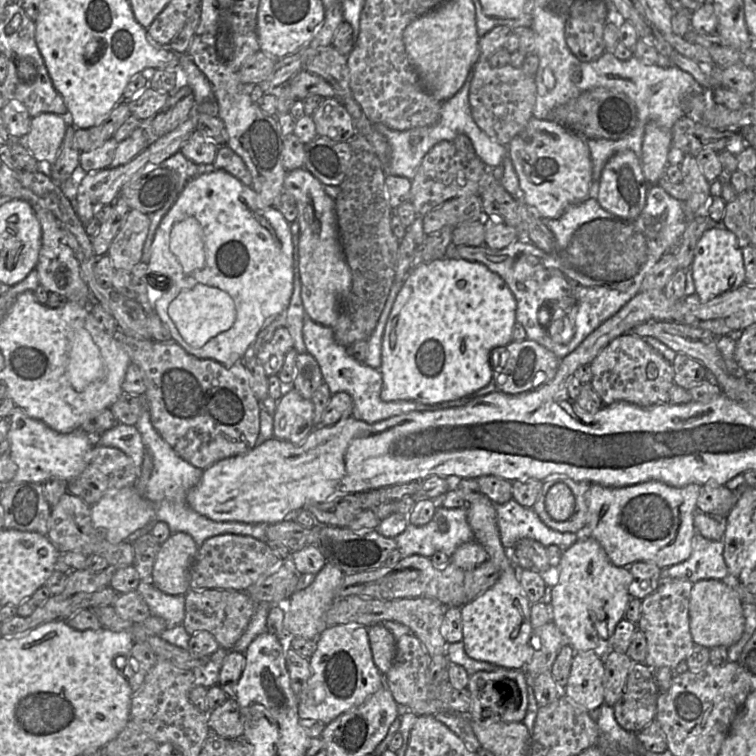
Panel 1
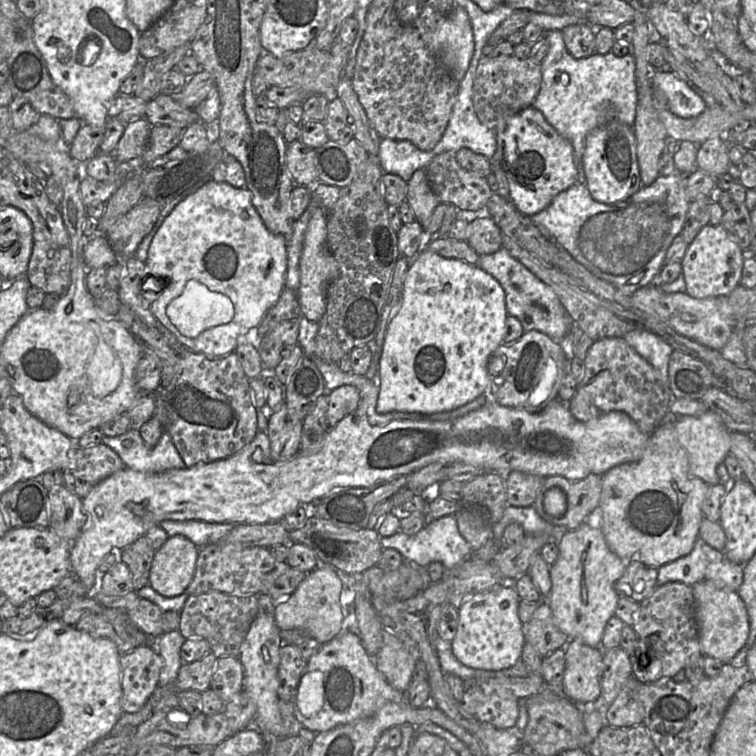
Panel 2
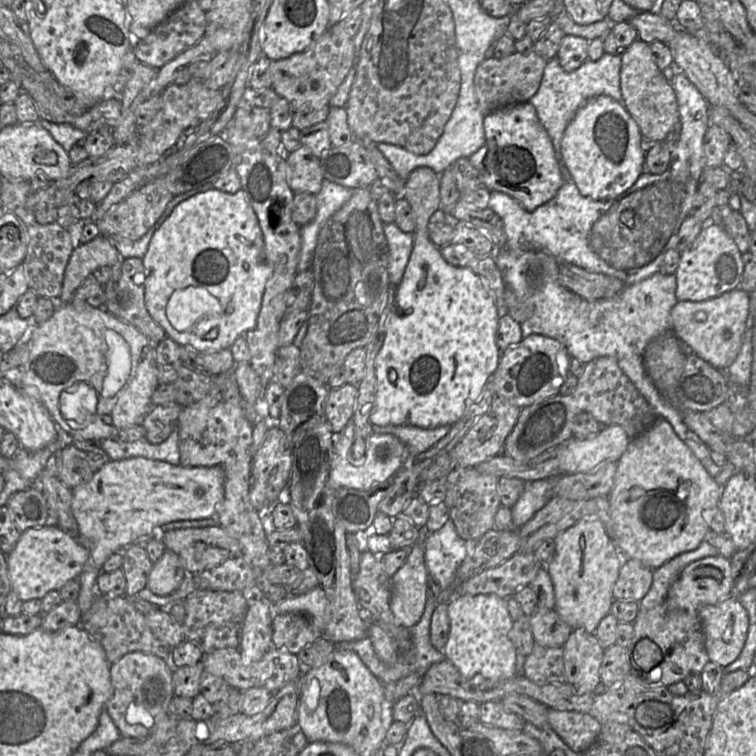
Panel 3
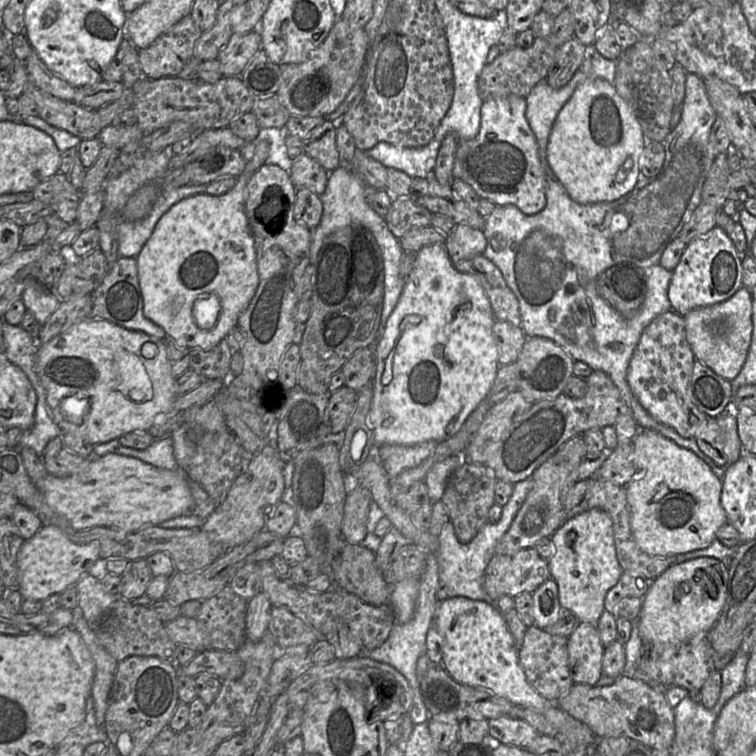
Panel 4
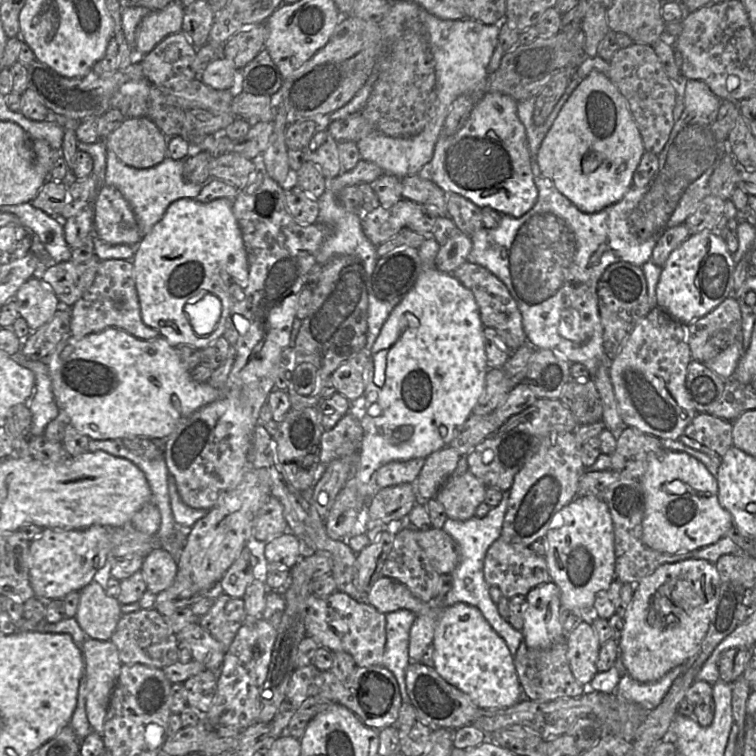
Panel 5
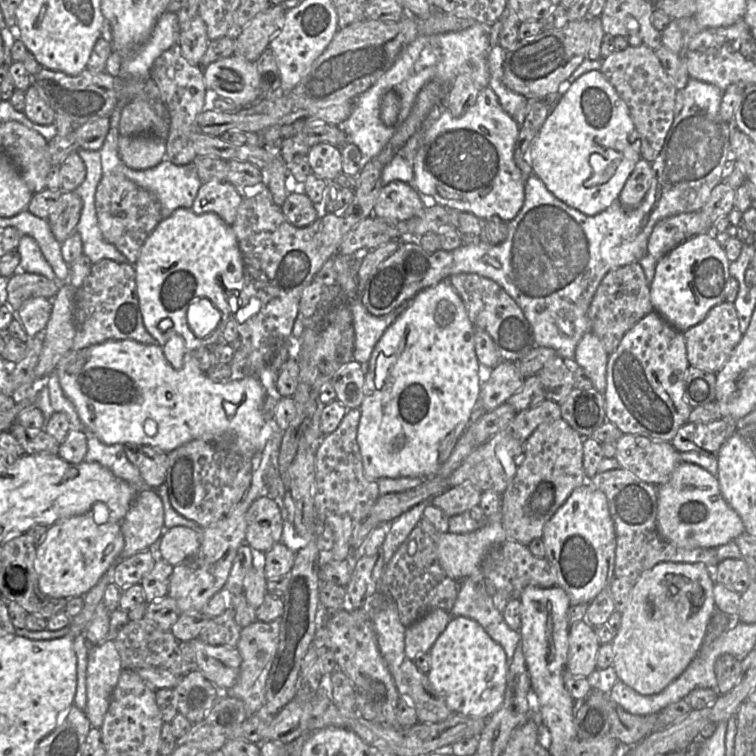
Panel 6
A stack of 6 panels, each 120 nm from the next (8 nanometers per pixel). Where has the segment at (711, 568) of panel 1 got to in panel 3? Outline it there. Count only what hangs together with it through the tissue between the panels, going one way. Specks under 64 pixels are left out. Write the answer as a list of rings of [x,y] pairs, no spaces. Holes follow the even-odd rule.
[[[707,540],[692,551],[681,553],[653,571],[653,582],[646,596],[639,601],[640,610],[650,610],[665,602],[670,586],[683,569],[699,559],[717,556],[718,550]]]

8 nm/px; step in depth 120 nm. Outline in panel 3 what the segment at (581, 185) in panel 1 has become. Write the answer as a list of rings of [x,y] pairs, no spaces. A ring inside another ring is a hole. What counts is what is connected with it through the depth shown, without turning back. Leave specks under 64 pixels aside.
[[[530,102],[494,110],[484,118],[486,142],[469,157],[482,175],[483,186],[518,201],[529,212],[554,198],[565,182],[551,137]]]

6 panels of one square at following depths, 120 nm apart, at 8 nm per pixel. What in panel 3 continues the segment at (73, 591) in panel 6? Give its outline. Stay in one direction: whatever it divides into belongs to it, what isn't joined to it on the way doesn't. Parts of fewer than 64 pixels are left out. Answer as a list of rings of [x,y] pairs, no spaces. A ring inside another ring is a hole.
[[[56,524],[29,528],[21,532],[14,549],[6,556],[11,590],[23,602],[41,600],[48,592],[59,590],[68,581],[78,579],[89,555],[89,550],[74,535]]]

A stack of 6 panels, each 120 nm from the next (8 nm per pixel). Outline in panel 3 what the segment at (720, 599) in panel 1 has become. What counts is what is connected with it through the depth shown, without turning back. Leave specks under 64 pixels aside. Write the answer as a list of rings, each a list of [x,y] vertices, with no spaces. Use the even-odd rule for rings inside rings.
[[[730,596],[719,604],[702,606],[698,613],[709,659],[725,668],[738,658],[745,645],[750,625],[748,612],[739,598]]]

